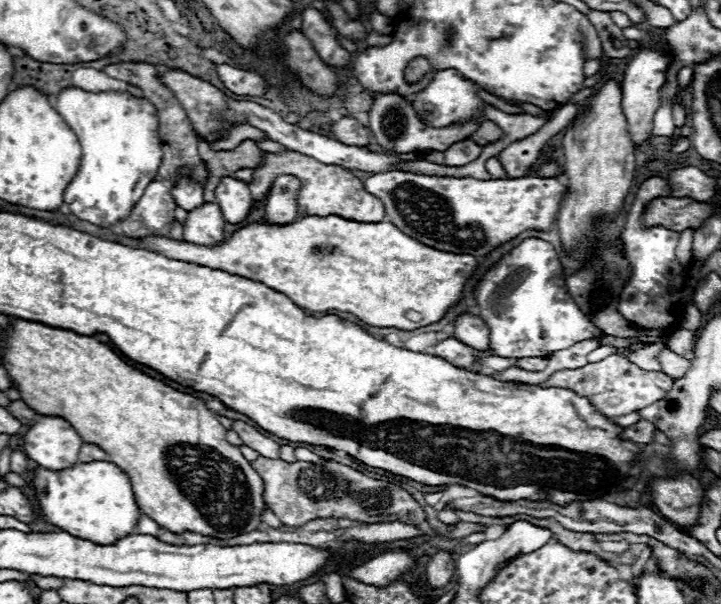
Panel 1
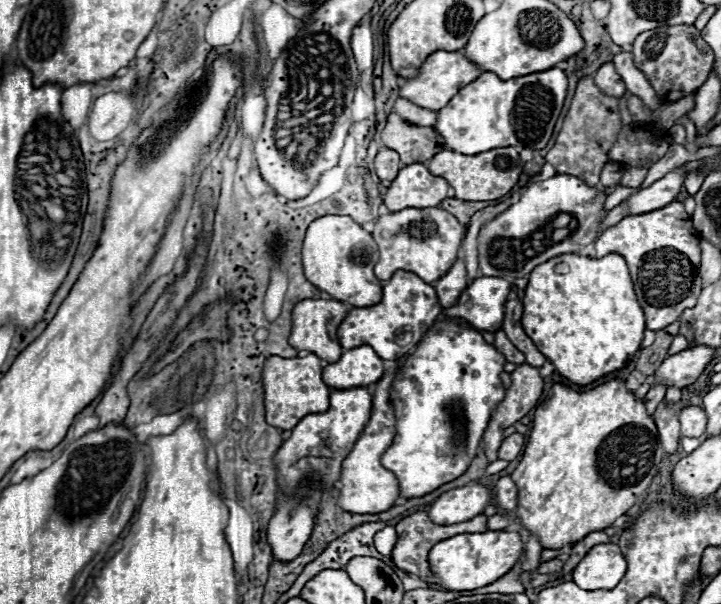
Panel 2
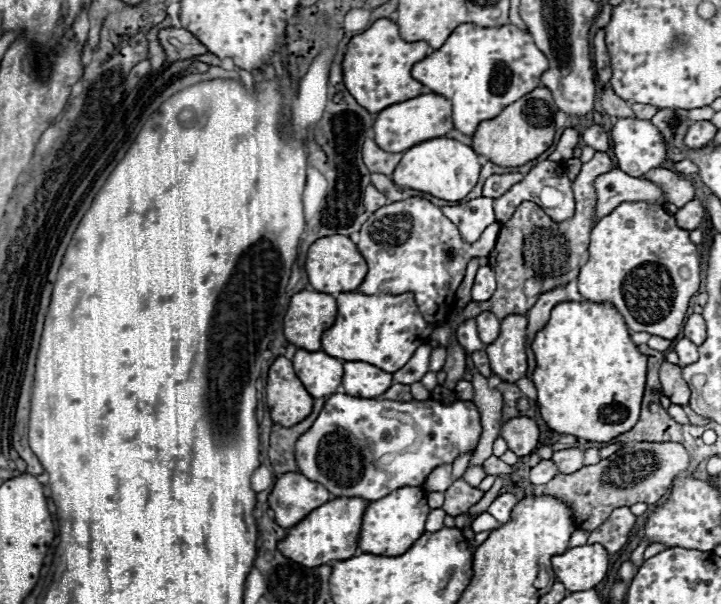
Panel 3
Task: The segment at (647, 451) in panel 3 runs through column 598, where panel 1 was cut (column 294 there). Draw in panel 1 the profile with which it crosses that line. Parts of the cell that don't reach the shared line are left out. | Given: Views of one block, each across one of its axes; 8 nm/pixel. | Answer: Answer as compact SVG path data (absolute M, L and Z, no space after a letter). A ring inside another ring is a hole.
M258 456L252 468L264 482L264 502L274 510L280 522L300 526L312 518L360 518L360 522L376 522L376 518L400 518L402 522L424 522L426 514L420 504L400 486L368 478L366 474L334 460L324 464L284 462Z

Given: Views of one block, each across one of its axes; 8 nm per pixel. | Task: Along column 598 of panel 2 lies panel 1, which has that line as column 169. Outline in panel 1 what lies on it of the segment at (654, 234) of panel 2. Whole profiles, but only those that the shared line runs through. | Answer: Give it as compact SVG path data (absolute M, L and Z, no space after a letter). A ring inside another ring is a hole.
M302 216L290 224L266 224L252 222L232 232L218 246L198 246L186 240L172 240L170 236L146 236L138 240L120 240L116 234L106 234L106 230L96 230L100 238L120 242L120 244L142 244L154 252L164 252L170 258L194 262L202 266L212 266L218 270L226 270L230 274L238 274L250 278L254 282L264 282L268 288L286 294L296 306L312 312L328 312L340 310L350 312L362 322L376 328L398 328L398 330L414 330L420 326L428 326L438 322L450 306L454 306L462 298L464 282L472 276L478 266L478 260L470 254L448 254L440 250L432 250L408 238L390 222L354 222L340 216Z

